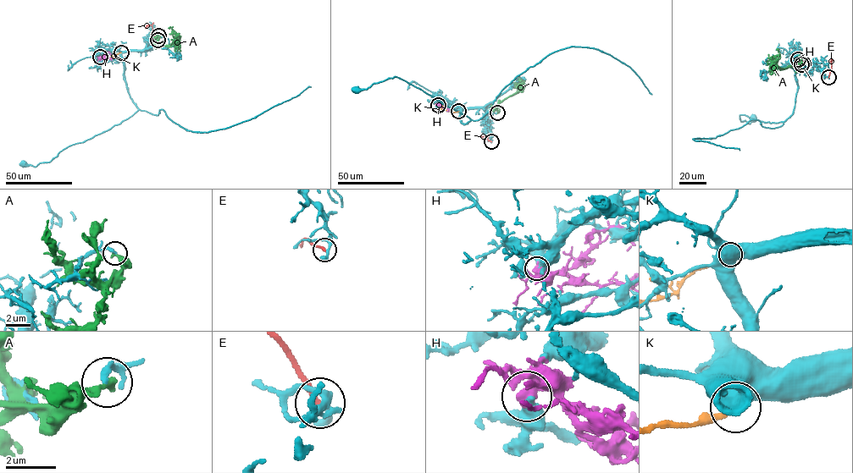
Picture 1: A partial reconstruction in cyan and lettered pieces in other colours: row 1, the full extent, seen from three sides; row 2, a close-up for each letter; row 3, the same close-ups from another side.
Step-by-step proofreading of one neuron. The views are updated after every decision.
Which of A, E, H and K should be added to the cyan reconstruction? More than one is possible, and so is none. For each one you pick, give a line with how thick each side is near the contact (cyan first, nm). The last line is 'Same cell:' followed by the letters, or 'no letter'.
K: Thickness 240 nm (cyan) against 180 nm
Same cell: K

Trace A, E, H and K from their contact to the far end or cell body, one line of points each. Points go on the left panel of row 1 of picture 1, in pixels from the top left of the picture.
A: (158, 35), (157, 41), (165, 45), (177, 41), (176, 33), (168, 28)
E: (157, 40), (152, 25), (145, 28)
H: (100, 57), (108, 52), (110, 55)
K: (121, 52), (107, 59), (106, 55)

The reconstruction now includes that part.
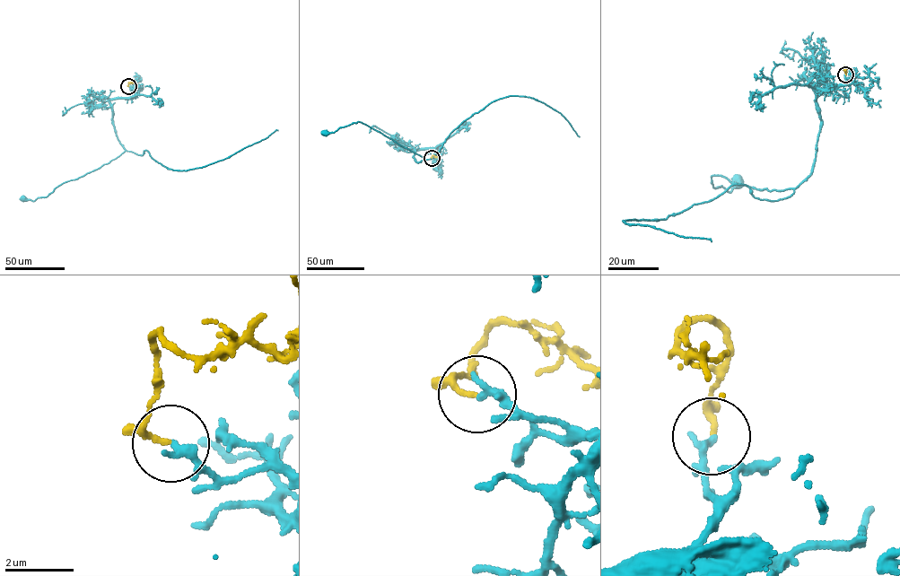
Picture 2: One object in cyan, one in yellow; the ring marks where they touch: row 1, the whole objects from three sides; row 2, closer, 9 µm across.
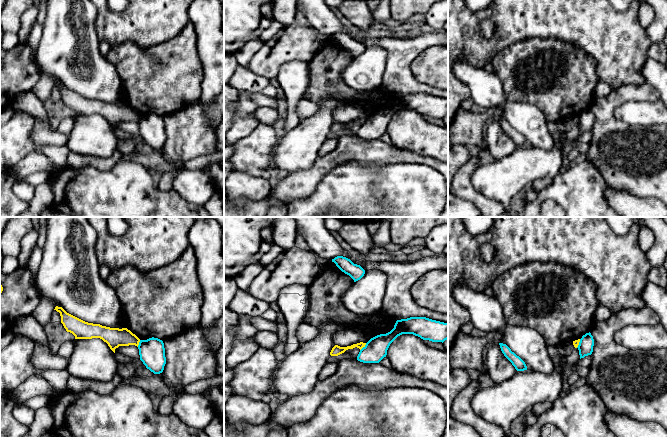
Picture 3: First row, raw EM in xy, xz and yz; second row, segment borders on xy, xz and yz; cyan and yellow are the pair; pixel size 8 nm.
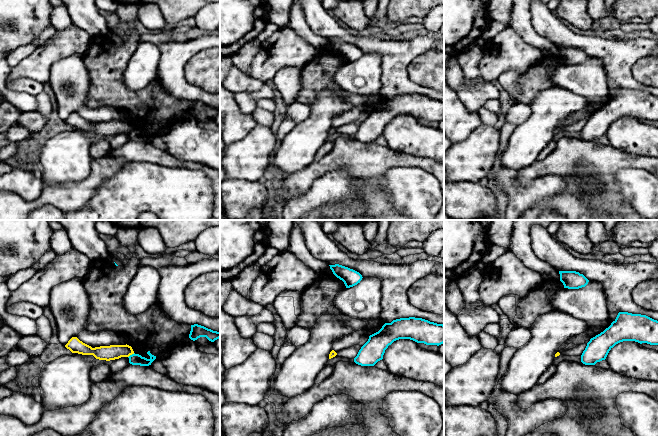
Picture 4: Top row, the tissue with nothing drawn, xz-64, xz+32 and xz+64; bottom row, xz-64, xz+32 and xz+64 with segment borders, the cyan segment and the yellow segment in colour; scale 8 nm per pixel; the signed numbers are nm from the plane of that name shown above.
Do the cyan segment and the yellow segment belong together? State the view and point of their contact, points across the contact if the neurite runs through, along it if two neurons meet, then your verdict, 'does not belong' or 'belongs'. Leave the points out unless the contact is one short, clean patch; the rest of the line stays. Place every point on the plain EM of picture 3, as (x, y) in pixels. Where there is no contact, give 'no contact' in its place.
xz (363, 123) | along xz (366, 119), (360, 126) | does not belong

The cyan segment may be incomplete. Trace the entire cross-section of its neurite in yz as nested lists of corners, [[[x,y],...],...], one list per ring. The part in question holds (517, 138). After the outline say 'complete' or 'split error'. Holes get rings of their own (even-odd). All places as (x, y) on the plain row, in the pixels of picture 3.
[[[499,119],[499,121],[504,132],[512,139],[517,147],[527,146],[525,138],[514,128],[512,128],[506,120]]]; complete

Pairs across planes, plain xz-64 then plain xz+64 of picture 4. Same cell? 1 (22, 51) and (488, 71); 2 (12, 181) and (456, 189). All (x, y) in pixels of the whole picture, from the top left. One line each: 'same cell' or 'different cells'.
1: different cells
2: same cell

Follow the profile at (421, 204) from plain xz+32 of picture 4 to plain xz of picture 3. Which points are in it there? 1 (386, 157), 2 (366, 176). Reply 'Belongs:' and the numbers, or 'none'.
Belongs: 2

